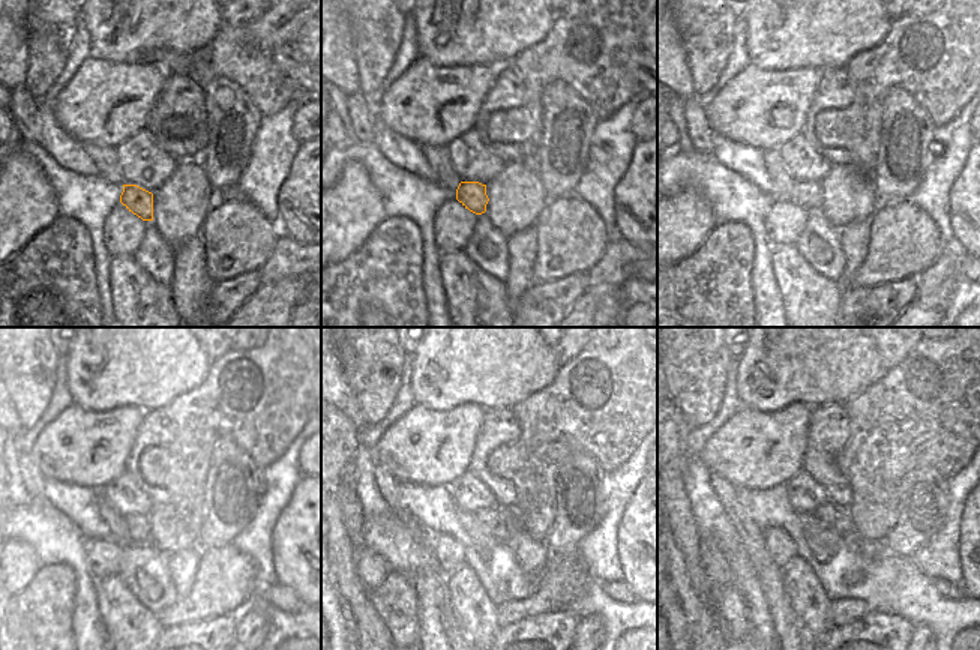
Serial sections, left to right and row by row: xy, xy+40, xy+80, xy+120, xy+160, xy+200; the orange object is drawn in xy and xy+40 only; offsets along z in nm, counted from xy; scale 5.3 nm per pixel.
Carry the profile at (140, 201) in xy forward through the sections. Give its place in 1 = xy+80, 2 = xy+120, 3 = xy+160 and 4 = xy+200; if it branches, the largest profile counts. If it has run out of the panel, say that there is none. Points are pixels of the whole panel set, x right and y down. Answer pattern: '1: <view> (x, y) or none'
1: xy+80 (806, 194)
2: xy+120 (137, 526)
3: xy+160 (488, 517)
4: xy+200 (824, 515)

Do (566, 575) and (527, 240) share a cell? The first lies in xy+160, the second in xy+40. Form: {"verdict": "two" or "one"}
{"verdict": "two"}

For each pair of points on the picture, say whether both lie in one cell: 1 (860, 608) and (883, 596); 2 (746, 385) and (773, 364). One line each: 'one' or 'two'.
1: two
2: one

